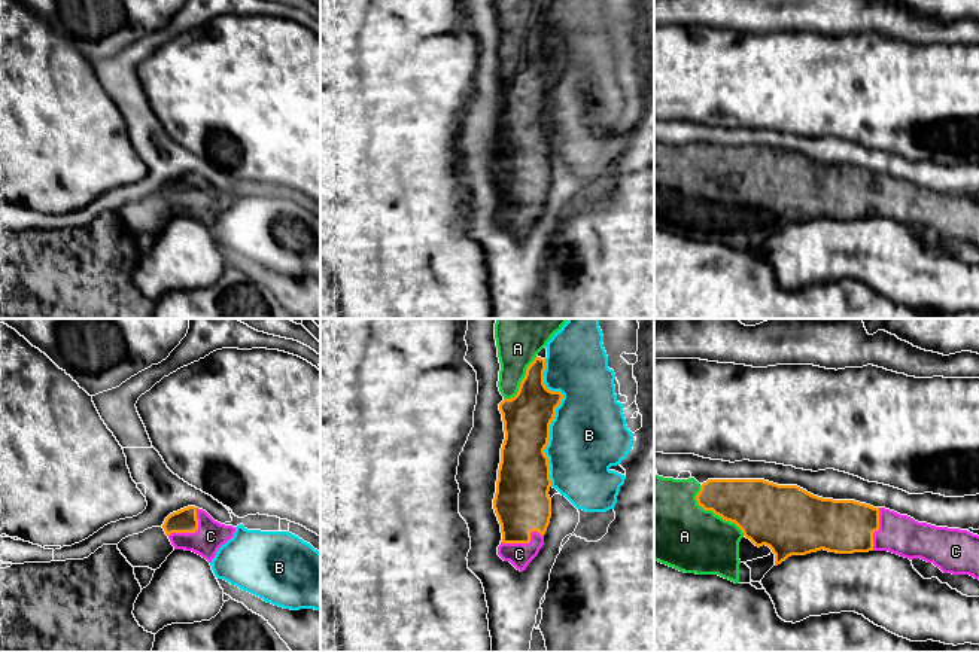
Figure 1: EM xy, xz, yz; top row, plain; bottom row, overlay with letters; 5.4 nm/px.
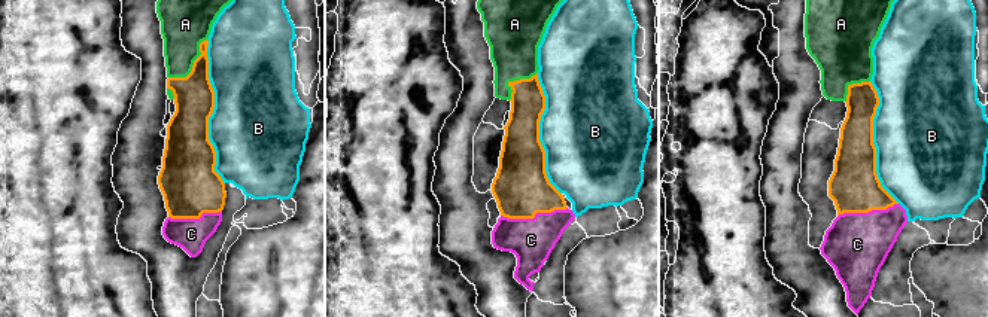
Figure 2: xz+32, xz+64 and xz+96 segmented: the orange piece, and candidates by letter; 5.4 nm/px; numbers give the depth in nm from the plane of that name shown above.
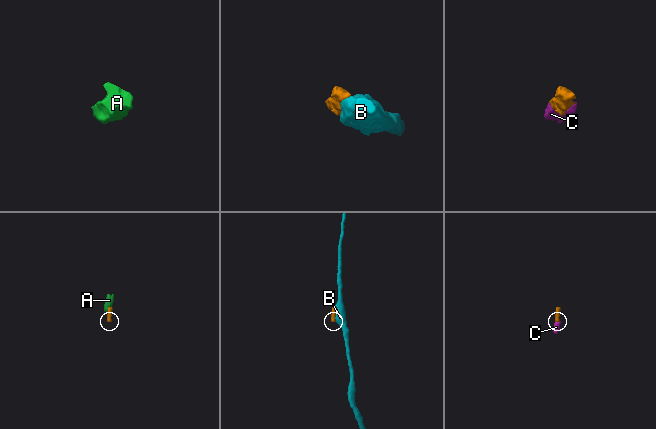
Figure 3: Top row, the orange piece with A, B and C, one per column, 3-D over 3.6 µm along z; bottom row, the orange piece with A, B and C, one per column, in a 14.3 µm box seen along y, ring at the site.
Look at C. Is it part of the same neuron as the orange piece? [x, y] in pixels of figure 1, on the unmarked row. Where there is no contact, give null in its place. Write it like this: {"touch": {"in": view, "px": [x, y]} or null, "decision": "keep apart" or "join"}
{"touch": {"in": "xy", "px": [192, 198]}, "decision": "join"}

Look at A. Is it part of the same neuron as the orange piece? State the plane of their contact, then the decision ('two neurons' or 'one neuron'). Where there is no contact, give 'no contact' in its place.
meets orange in yz; one neuron

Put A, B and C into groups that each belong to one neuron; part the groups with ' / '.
A C / B

